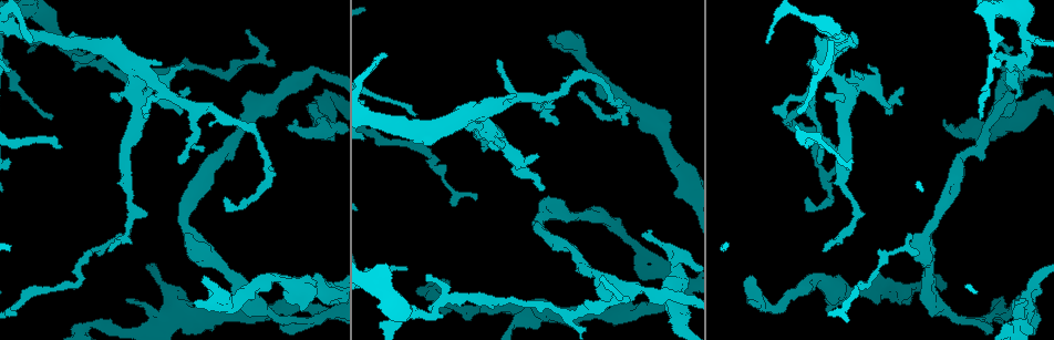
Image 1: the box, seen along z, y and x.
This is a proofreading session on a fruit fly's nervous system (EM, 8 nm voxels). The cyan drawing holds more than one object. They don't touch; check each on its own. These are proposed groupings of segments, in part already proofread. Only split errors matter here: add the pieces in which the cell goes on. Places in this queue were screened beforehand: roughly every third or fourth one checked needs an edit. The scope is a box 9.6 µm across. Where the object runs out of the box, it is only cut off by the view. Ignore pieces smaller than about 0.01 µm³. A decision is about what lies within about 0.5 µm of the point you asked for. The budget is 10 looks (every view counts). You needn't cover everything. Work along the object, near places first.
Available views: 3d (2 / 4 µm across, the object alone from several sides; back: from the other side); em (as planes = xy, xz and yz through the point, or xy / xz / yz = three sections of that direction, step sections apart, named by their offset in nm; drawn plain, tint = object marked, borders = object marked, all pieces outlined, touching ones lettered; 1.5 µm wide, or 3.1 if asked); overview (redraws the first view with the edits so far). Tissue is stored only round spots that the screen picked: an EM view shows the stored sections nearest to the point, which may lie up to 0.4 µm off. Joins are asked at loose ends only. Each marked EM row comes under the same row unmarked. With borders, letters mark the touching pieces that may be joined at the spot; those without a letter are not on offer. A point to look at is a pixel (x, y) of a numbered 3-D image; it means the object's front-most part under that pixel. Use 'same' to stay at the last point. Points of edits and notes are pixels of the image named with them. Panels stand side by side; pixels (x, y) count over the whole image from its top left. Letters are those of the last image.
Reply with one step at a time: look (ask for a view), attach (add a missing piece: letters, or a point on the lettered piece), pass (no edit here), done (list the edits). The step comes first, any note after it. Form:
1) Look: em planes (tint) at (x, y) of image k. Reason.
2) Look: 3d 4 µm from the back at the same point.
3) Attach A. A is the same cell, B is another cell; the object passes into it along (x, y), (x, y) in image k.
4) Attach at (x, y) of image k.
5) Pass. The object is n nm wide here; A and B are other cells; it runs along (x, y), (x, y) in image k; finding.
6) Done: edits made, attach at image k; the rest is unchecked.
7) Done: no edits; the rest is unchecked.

Look: 3d 2 µm at (942, 122) of image 1. Thin end.

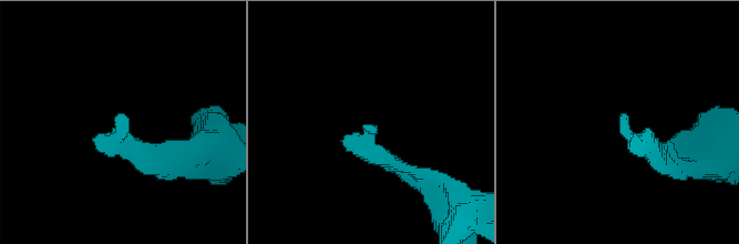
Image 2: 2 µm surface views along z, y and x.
Look: em planes (borders) at (622, 119) of image 2.

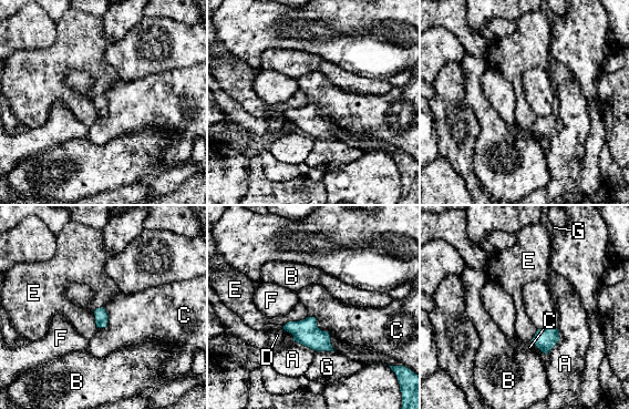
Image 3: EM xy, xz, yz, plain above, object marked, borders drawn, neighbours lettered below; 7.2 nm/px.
Pass. A, B, C, D, E, F and G are other cells; a border runs along (103, 307), (107, 325), (98, 328) in image 3; no lettered piece goes on from it.

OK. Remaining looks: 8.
Look: em yz step 8 (borders) at (250, 32) of image 1. Thin end.

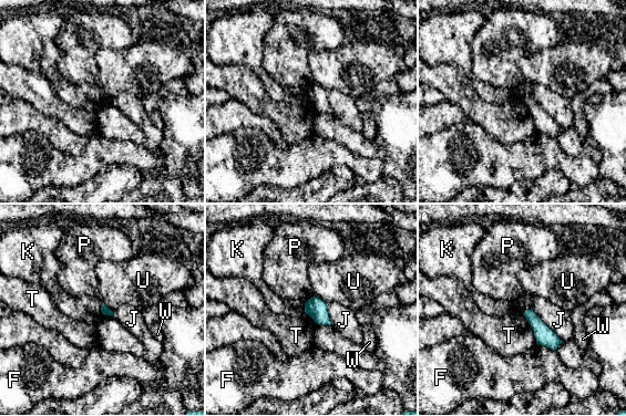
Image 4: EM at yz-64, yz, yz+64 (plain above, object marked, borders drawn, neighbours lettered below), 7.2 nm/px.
Look: em planes (borders) at the same point.

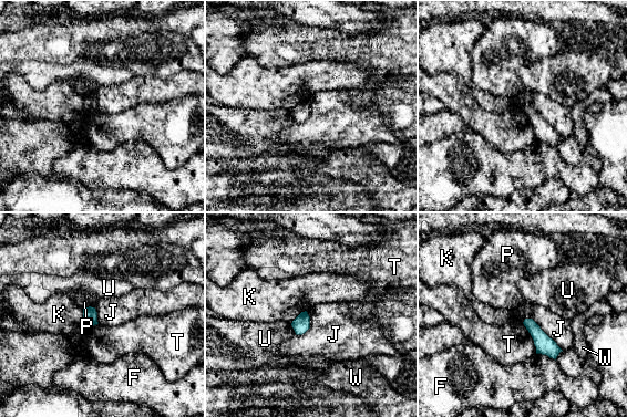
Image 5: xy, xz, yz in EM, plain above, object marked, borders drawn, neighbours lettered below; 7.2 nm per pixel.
Pass. The object is 100 nm wide here; F, J, K, P, T, U and W are other cells; a border runs along (523, 320), (532, 319), (563, 350) in image 5; no lettered piece goes on from it.

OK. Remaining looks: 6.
Look: em xz step 4 (borders) at (489, 305) of image 1. Branch stops here.

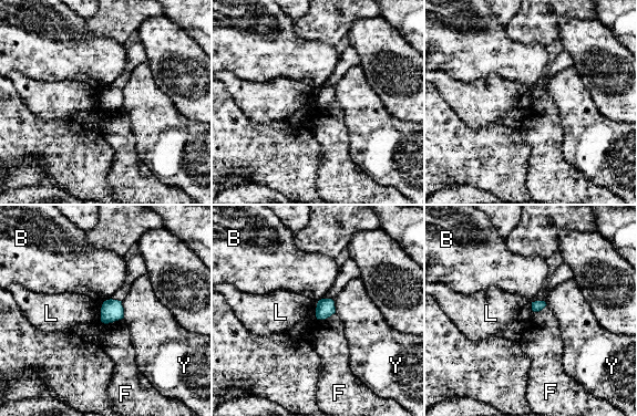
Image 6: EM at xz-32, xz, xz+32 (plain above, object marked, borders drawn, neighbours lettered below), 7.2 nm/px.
Look: em planes (borders) at the same point.

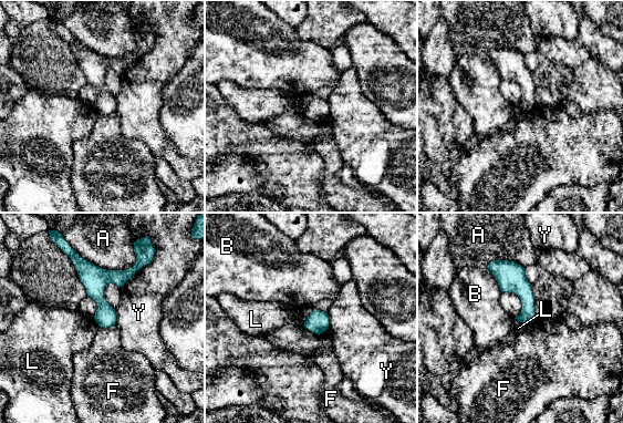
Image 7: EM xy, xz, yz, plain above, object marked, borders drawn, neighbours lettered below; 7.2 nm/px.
Pass. The object is 160 nm wide here; A, B, F, L and Y are other cells; none of them fits.

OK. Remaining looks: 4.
Look: em xz step 4 (borders) at (121, 235) of image 1. Free end.

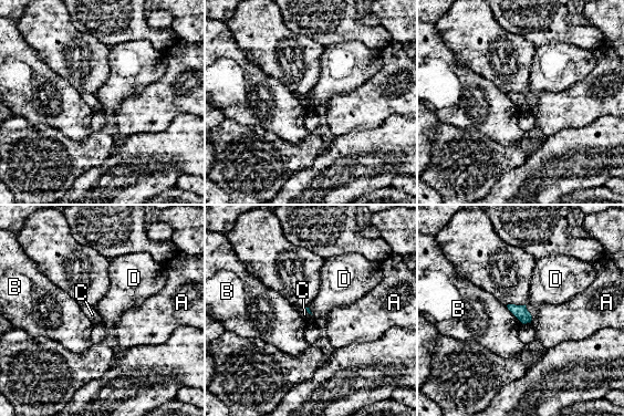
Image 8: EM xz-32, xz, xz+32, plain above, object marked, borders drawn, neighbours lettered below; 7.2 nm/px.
Pass. A, B, C and D are other cells; a border runs along (524, 304), (532, 318) in image 8; none of them fits.

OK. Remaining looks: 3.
Done: no edits; the rest is unchecked.

